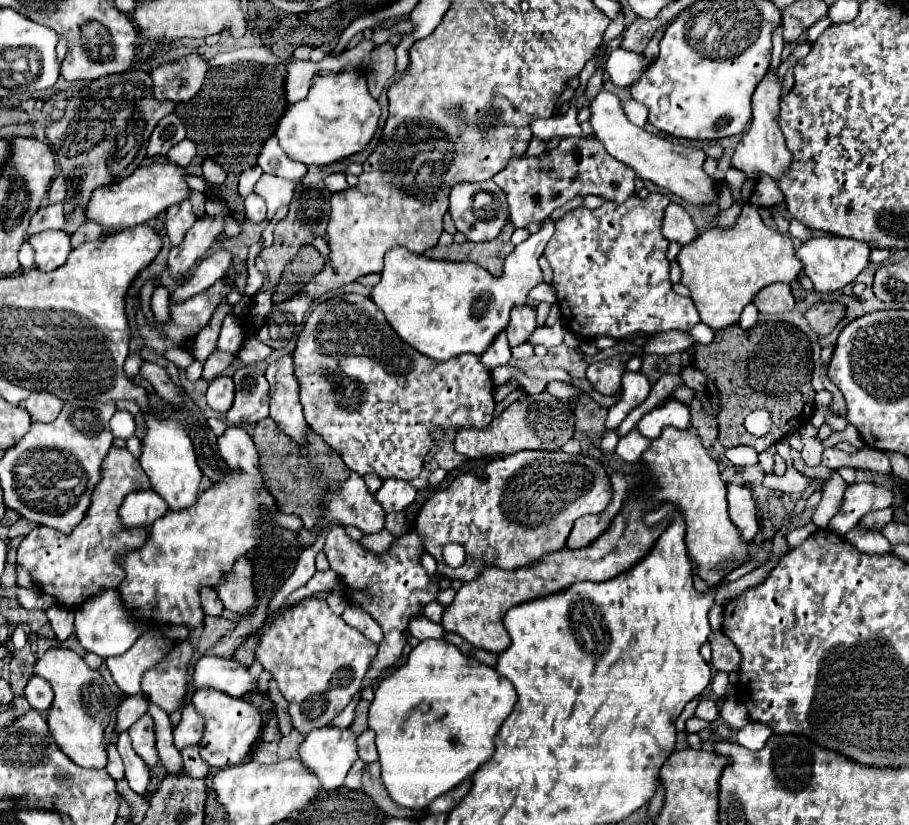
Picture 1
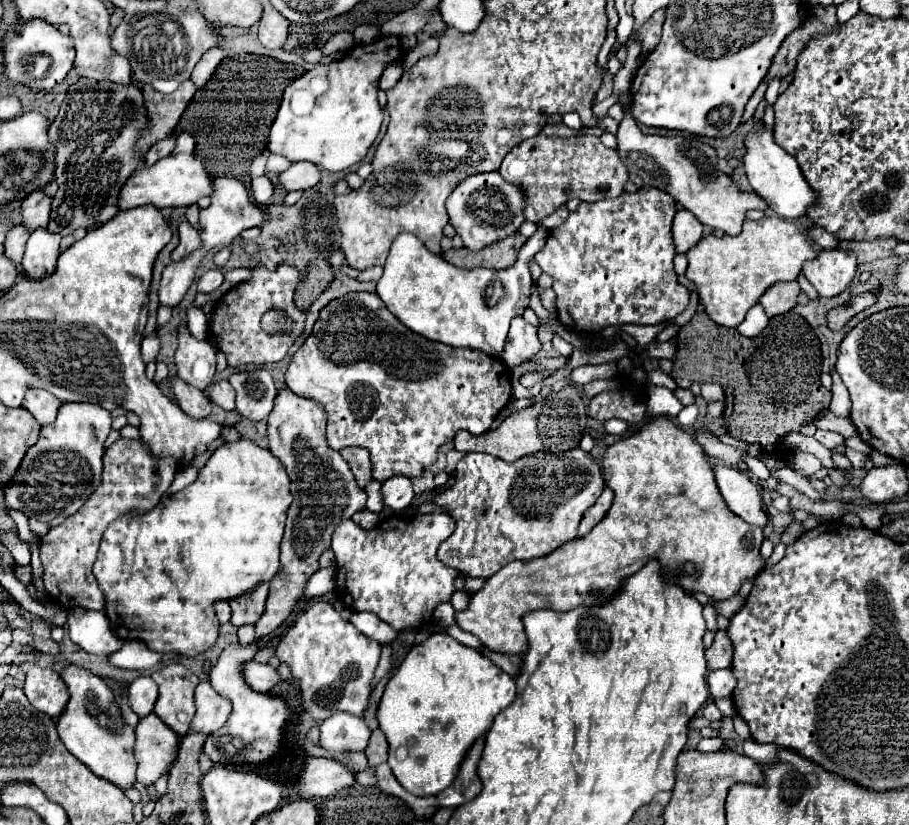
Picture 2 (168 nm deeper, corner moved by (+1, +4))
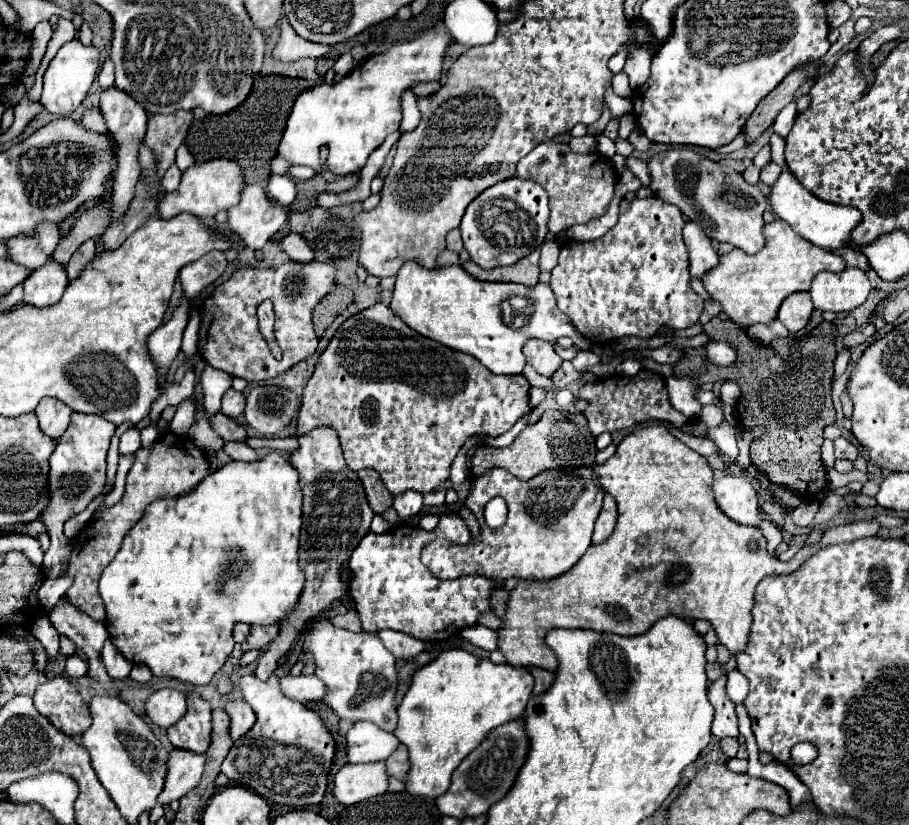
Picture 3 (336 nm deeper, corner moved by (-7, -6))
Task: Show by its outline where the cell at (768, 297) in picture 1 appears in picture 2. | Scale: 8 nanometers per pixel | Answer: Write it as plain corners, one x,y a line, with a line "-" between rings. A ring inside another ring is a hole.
795,280
793,282
777,282
775,286
771,286
761,296
759,304
765,308
767,316
773,318
773,316
779,316
779,314
785,314
785,312
793,310
795,304
797,304
799,292
801,292
801,288

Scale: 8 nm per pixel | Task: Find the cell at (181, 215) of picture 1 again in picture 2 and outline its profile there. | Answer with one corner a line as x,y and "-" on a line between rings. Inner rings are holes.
181,218
179,220
179,246
173,250
171,260
179,262
179,260
187,258
189,254
193,254
199,248
201,248
201,238
199,238
197,230
185,218

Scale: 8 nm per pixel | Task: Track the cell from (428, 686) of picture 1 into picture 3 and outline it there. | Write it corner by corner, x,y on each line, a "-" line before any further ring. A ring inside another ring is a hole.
459,648
445,650
435,660
419,668
413,674
409,690
405,692
397,708
399,722
393,732
397,740
405,744
409,750
411,768
405,780
407,792
419,798
437,798
445,790
449,790
453,770
461,764
465,756
469,756
481,744
481,740
489,734
489,730
523,716
525,704
531,698
531,690
533,690
533,676
525,668
515,668
509,664
493,664
489,658
479,658

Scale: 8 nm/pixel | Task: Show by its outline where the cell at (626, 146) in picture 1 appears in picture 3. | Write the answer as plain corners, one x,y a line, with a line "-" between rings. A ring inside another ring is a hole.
665,150
647,160
651,190
657,198
675,204
689,220
701,224
711,240
729,242
747,254
763,248
763,212
767,198
757,186
751,186
743,176
725,168
695,150

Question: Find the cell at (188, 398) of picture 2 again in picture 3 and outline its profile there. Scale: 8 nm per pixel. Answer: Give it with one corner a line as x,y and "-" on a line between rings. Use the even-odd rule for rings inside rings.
217,412
217,414
211,414
211,416
205,414
205,418
211,424
211,428
217,434
221,434
223,440
245,440
247,438
245,428
241,428
233,418
225,416
223,412

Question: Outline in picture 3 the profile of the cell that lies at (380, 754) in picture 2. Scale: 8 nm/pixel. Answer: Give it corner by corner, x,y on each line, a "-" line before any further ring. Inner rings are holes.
403,744
397,746
397,750
385,760
387,766
387,774
399,780
405,780
407,772
409,772
409,760
407,760
407,748

